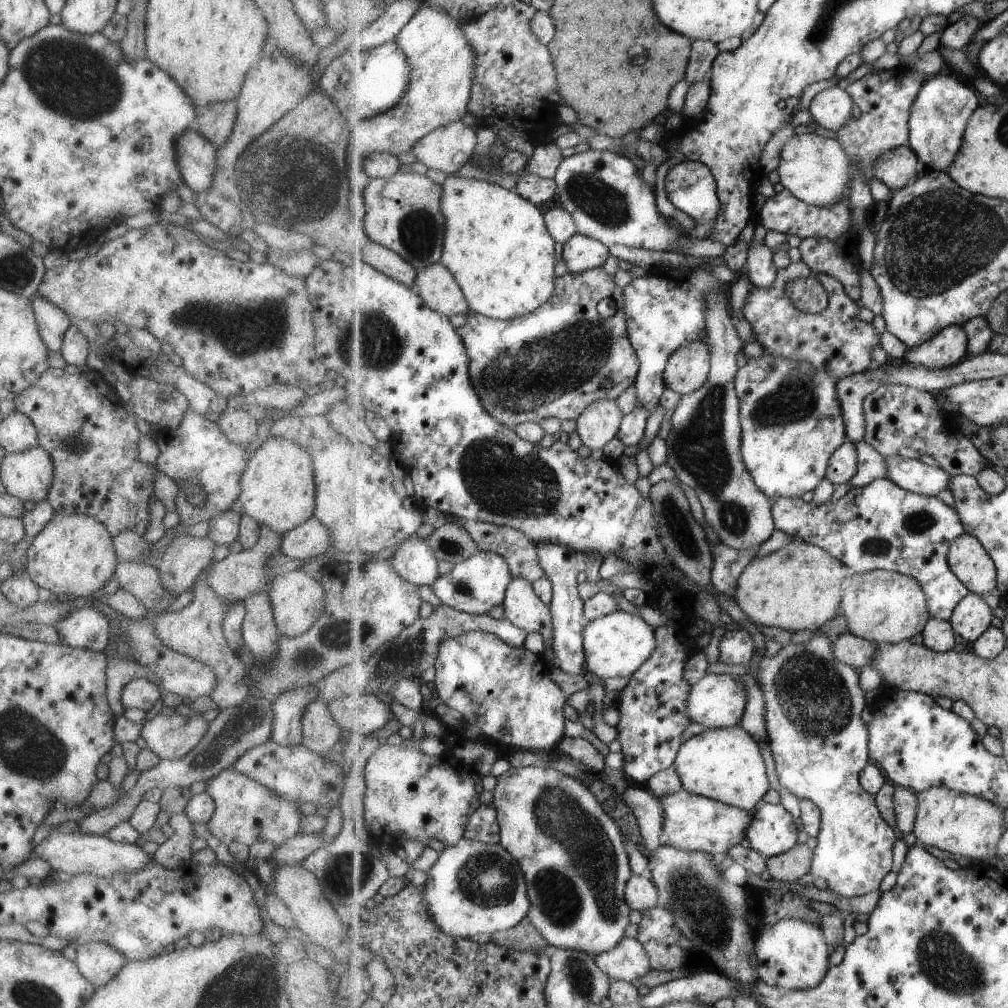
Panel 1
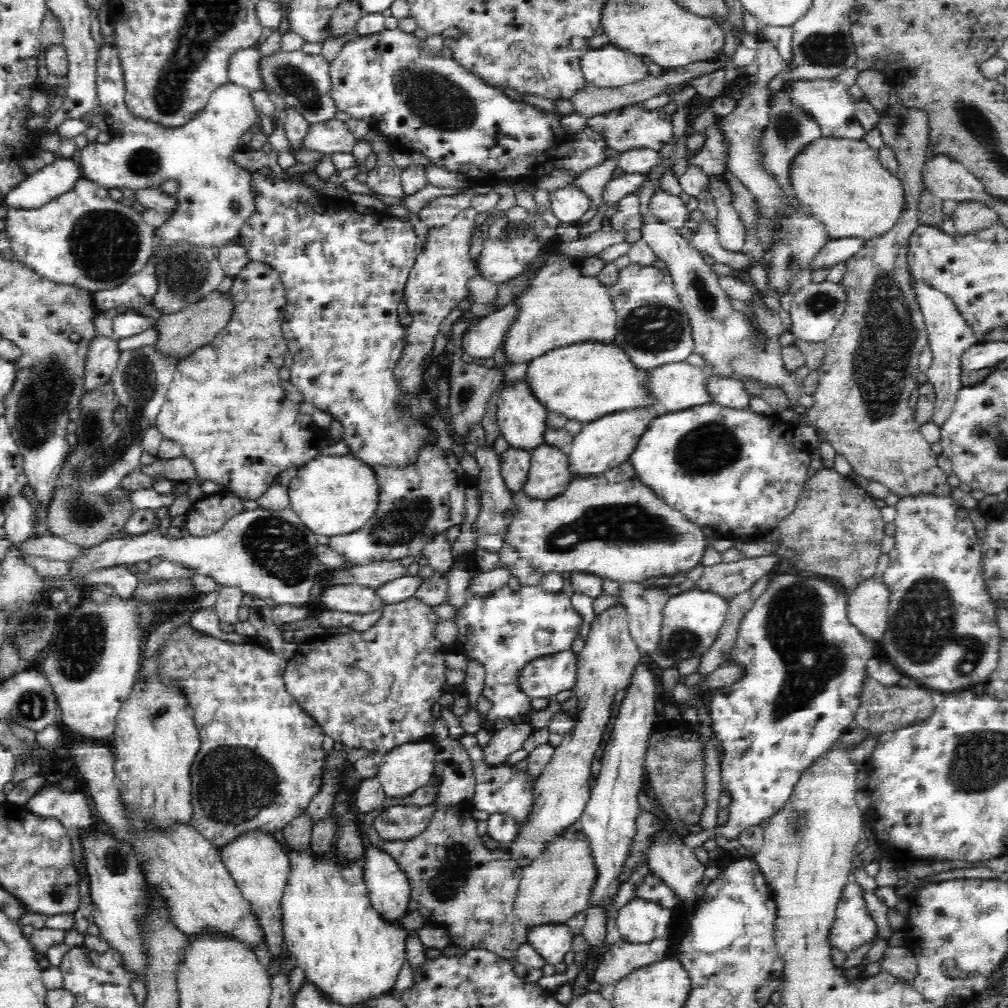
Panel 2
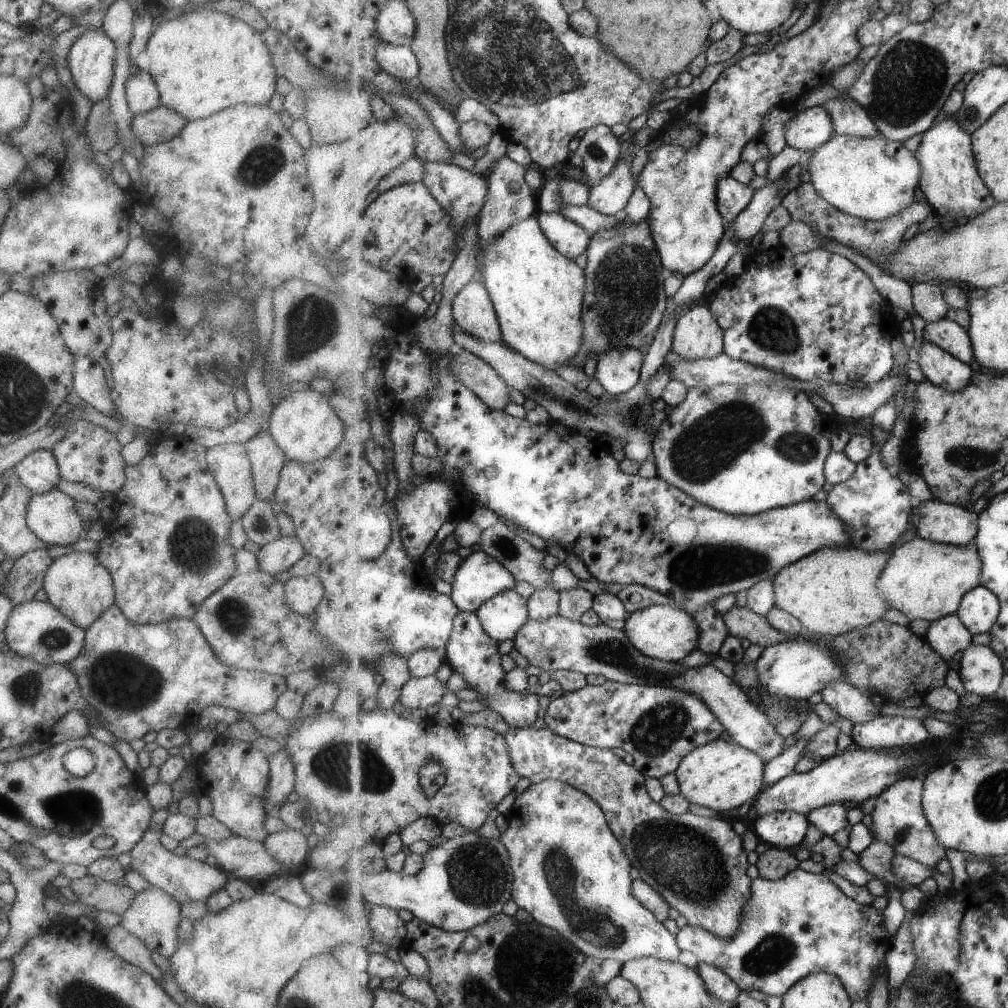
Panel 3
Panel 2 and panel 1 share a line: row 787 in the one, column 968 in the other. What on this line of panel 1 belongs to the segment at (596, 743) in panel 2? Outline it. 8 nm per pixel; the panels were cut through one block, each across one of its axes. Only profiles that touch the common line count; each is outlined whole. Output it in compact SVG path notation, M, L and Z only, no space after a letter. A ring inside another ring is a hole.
M963 533L948 552L951 570L970 592L994 594L998 588L998 568L990 552L975 536Z

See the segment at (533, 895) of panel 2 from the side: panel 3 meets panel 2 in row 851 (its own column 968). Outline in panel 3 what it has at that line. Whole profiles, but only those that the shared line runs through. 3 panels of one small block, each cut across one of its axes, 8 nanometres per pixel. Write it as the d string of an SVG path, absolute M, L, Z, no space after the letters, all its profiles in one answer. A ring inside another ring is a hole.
M914 536L895 548L879 580L877 588L885 596L887 610L901 612L908 621L928 620L931 624L959 610L963 597L982 585L983 558L975 544L959 546Z

